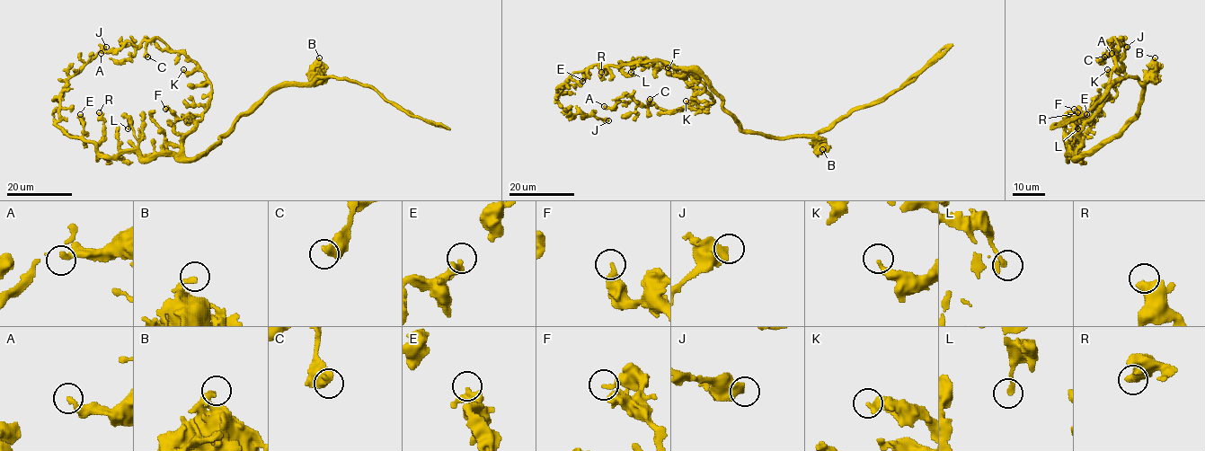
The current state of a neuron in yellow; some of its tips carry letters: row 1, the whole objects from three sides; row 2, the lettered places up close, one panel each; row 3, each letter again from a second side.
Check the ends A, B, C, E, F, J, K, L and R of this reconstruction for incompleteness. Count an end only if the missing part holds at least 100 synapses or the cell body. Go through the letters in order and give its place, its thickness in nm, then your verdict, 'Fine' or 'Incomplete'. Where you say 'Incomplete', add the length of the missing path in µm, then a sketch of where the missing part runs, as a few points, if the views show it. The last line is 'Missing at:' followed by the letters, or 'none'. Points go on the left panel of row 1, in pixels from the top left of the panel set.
A: Place: (101, 53). Thickness 320 nm. Fine
B: Place: (319, 57). Thickness 260 nm. Fine
C: Place: (147, 57). Thickness 400 nm. Fine
E: Place: (80, 114). Thickness 340 nm. Fine
F: Place: (165, 109). Thickness 260 nm. Fine
J: Place: (106, 47). Thickness 650 nm. Fine
K: Place: (183, 69). Thickness 300 nm. Fine
L: Place: (128, 128). Thickness 200 nm. Fine
R: Place: (99, 112). Thickness 550 nm. Fine
Missing at: none

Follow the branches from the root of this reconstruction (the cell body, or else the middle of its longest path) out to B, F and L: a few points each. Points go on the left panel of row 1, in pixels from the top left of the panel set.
B: (215, 144), (240, 116), (251, 112), (276, 88), (308, 84), (319, 57)
F: (215, 144), (199, 156), (187, 158), (183, 152), (182, 140), (195, 121), (178, 119), (165, 109)
L: (215, 144), (194, 158), (176, 155), (144, 158), (131, 121), (128, 128)

